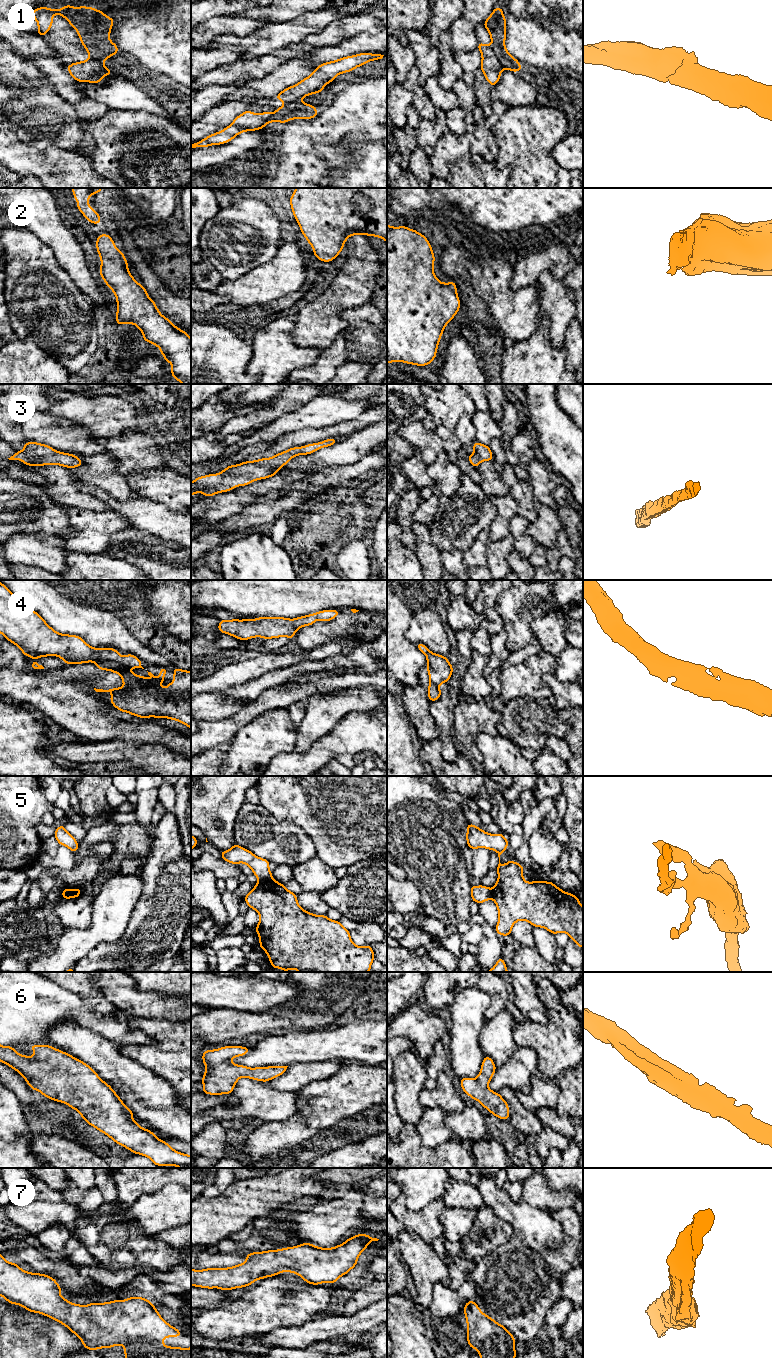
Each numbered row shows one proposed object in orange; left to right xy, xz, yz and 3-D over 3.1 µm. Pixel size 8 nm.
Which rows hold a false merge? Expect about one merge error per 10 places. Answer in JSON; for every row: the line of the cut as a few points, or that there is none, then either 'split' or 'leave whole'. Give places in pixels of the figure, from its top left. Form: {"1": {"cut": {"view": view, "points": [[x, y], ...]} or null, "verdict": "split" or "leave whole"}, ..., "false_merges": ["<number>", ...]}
{"1": {"cut": null, "verdict": "leave whole"}, "2": {"cut": null, "verdict": "leave whole"}, "3": {"cut": null, "verdict": "leave whole"}, "4": {"cut": null, "verdict": "leave whole"}, "5": {"cut": {"view": "xz", "points": [[271, 878], [259, 881]]}, "verdict": "split"}, "6": {"cut": null, "verdict": "leave whole"}, "7": {"cut": null, "verdict": "leave whole"}, "false_merges": ["5"]}

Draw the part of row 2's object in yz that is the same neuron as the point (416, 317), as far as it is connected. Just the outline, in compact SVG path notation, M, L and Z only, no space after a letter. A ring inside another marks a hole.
M387 224L387 362L401 361L426 366L436 357L445 326L460 309L456 282L440 282L433 270L435 256L427 238L406 226Z

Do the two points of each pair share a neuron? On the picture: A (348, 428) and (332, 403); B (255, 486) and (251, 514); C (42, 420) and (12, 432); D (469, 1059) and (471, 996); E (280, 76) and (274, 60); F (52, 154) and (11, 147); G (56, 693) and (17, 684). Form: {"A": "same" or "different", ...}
{"A": "different", "B": "different", "C": "different", "D": "same", "E": "different", "F": "same", "G": "same"}

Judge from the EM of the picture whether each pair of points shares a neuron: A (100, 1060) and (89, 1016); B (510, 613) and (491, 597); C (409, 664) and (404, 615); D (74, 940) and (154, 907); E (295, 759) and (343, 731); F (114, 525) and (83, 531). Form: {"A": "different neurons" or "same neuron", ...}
{"A": "different neurons", "B": "different neurons", "C": "same neuron", "D": "different neurons", "E": "same neuron", "F": "same neuron"}

